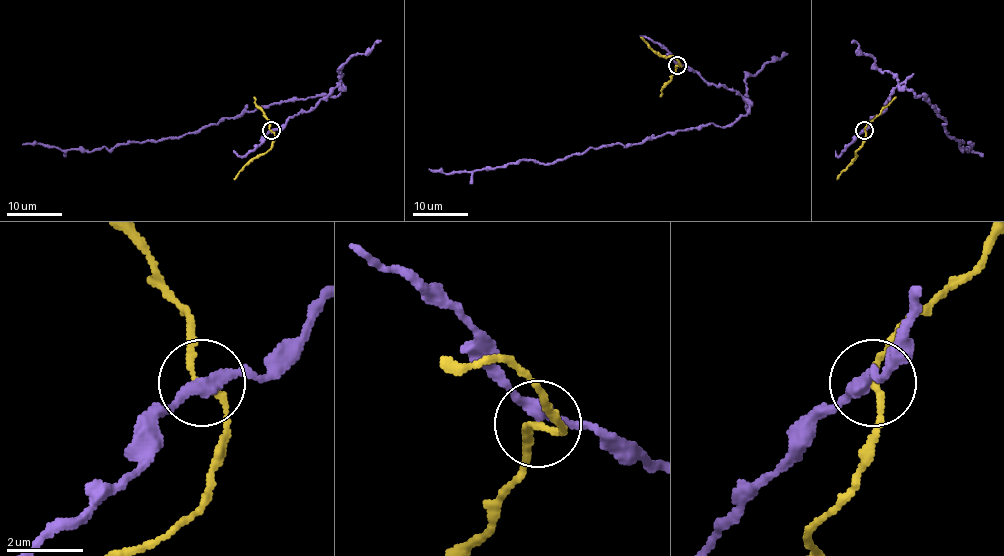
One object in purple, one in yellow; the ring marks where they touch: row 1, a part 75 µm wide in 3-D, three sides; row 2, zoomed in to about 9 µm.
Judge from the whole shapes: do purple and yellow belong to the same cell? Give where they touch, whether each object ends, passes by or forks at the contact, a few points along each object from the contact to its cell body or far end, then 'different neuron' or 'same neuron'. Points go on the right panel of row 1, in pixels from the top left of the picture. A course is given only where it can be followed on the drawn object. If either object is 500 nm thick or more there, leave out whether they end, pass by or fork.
at (864, 130); purple passes by; yellow passes by; purple runs (863, 131), (900, 86), (926, 96), (947, 135), (964, 142), (966, 152), (973, 145), (968, 145); yellow runs (865, 131), (865, 142), (837, 179); different neuron

